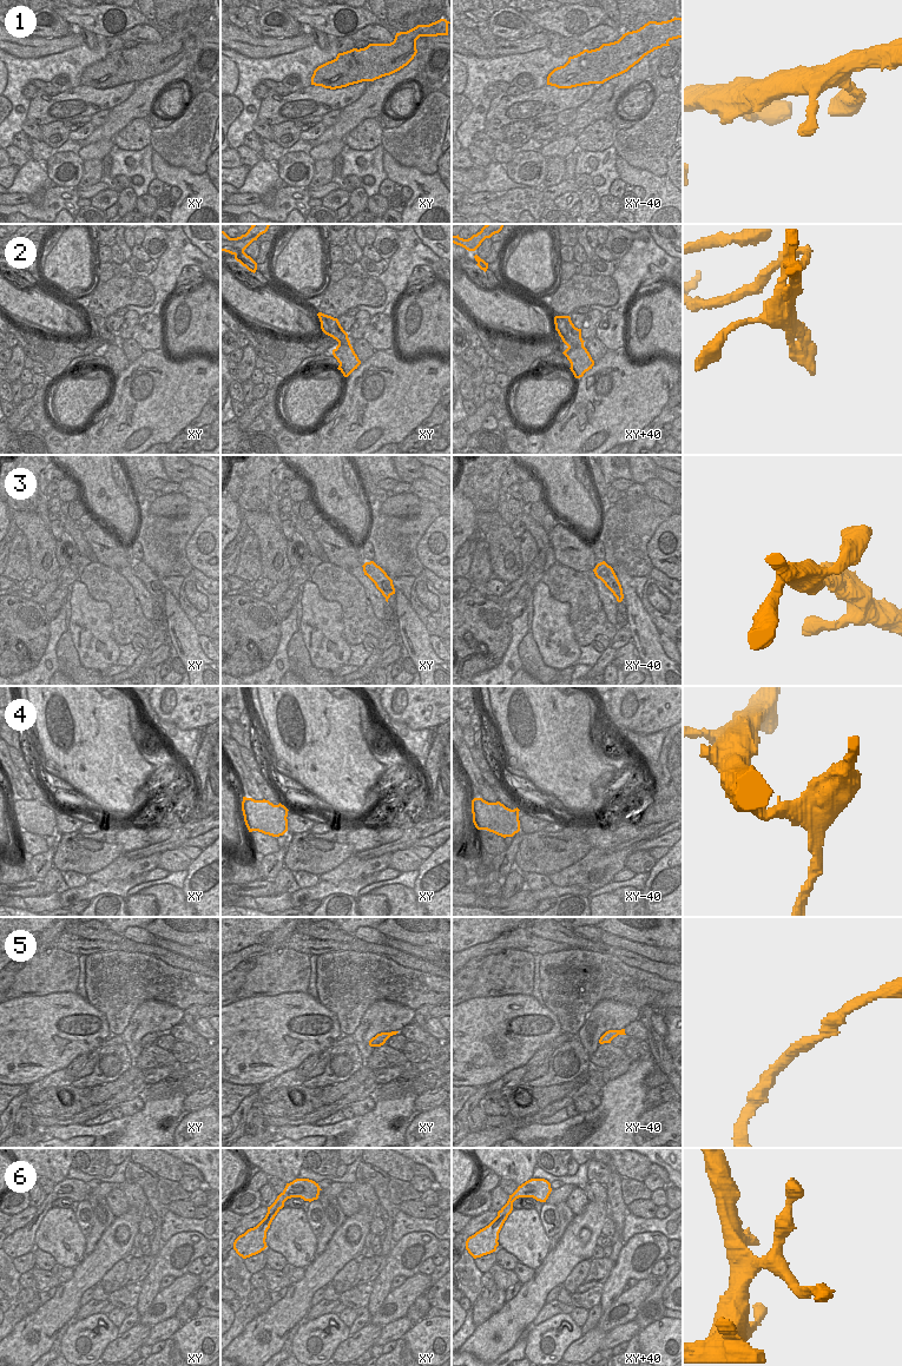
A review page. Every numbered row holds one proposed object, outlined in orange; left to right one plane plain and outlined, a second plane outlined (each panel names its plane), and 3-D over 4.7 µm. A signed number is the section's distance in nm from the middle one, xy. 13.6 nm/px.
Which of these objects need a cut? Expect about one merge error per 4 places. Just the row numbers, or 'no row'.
2, 4

